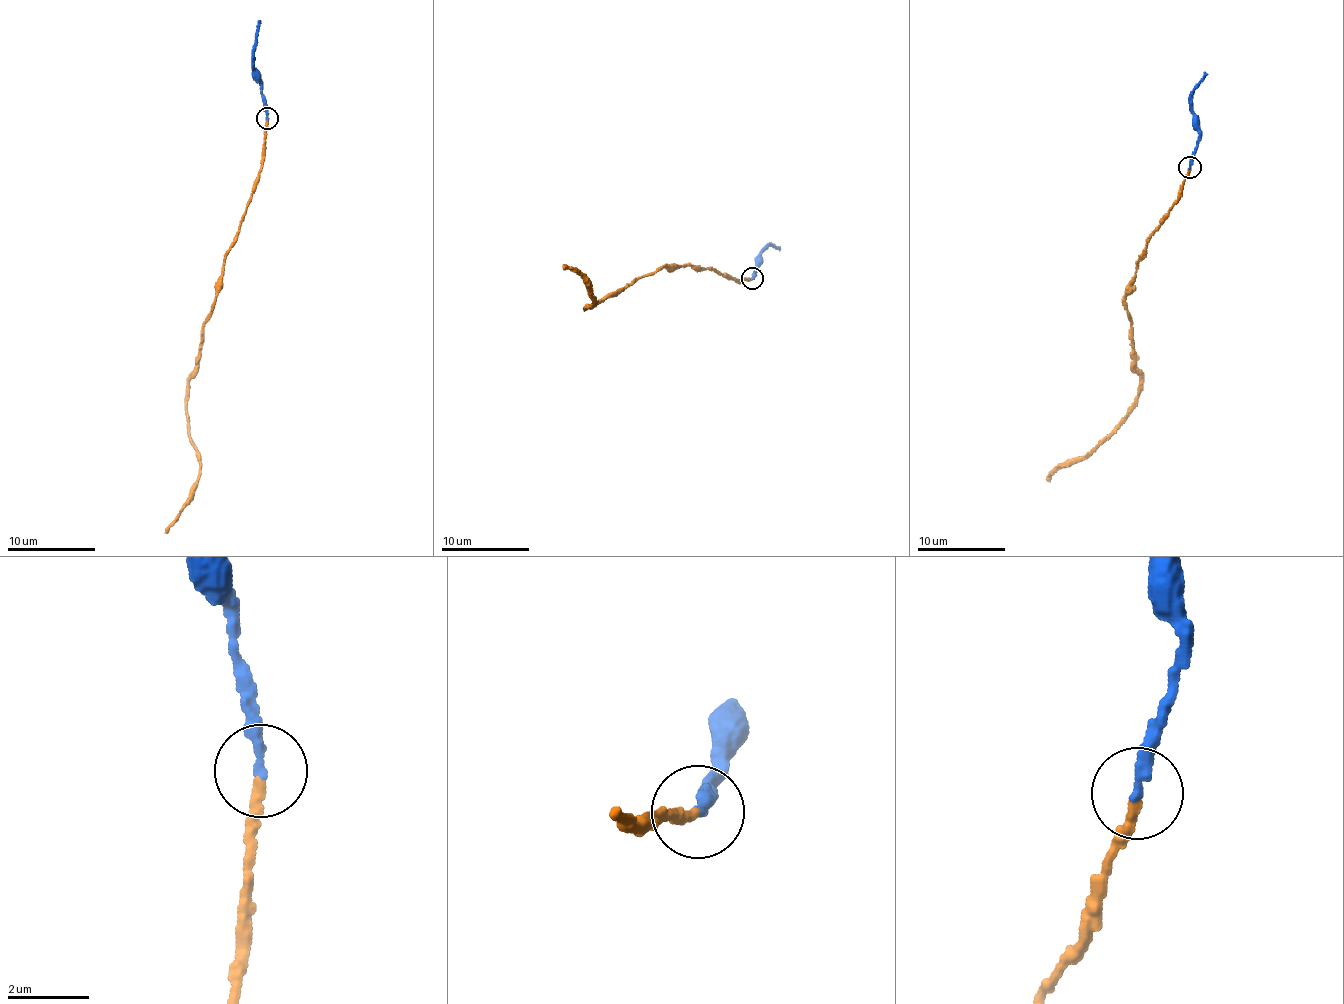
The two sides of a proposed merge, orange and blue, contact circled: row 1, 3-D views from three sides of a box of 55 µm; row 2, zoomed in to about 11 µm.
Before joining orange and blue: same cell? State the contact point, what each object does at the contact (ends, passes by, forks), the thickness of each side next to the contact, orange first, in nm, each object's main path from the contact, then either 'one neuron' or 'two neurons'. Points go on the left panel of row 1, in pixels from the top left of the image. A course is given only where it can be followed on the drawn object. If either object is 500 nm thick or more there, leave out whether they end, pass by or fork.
place (267, 118); orange ends; blue ends; calibres 280 and 280 nm; course orange (267, 119), (259, 180), (226, 253), (197, 373), (188, 381), (189, 433), (200, 467), (167, 533); course blue (267, 119), (259, 71), (254, 68), (258, 20); one neuron

